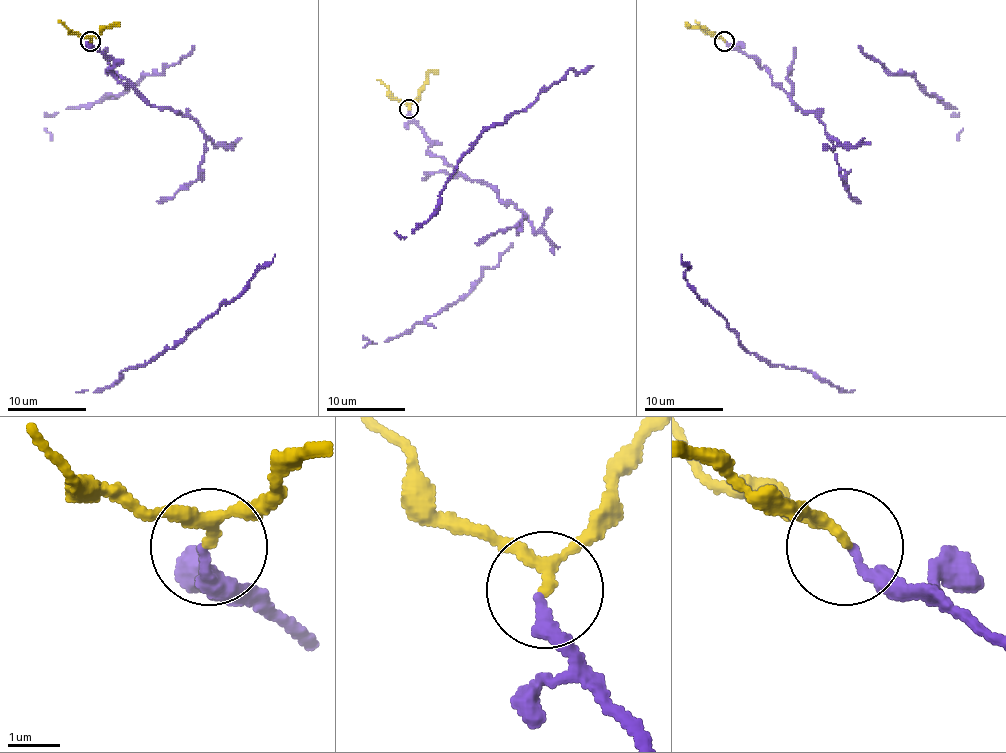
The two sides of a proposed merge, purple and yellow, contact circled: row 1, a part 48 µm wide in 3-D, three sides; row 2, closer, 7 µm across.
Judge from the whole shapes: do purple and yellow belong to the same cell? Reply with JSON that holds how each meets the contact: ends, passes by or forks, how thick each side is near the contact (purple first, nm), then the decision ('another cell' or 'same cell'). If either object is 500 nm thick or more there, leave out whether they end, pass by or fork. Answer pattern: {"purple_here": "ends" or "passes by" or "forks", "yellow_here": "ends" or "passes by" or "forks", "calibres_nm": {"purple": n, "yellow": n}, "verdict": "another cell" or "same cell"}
{"purple_here": "ends", "yellow_here": "passes by", "calibres_nm": {"purple": 240, "yellow": 200}, "verdict": "same cell"}

